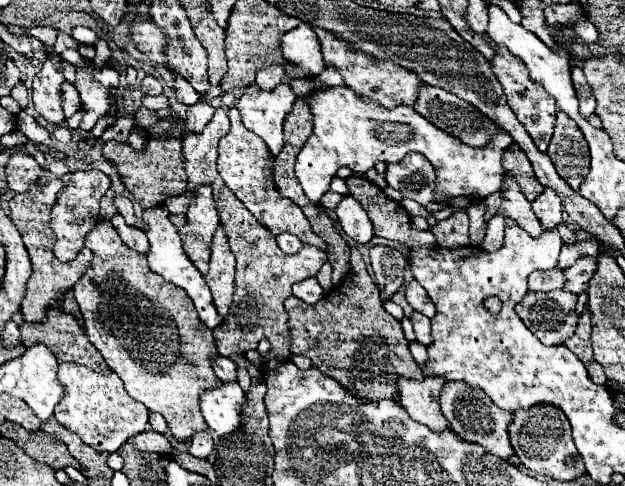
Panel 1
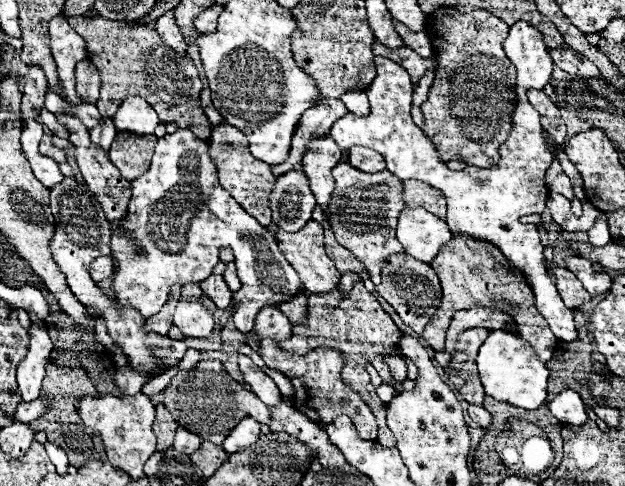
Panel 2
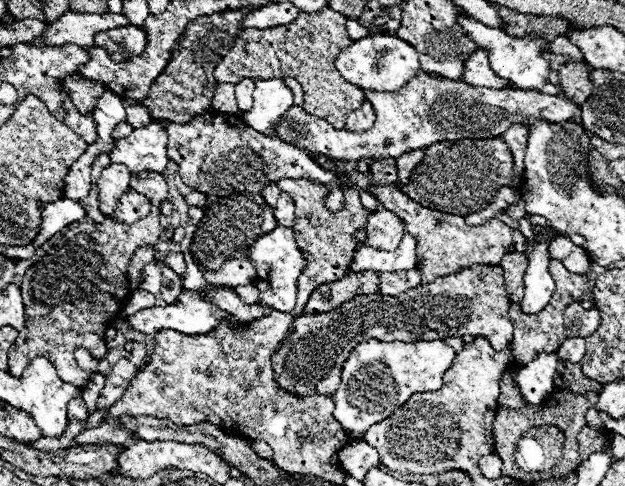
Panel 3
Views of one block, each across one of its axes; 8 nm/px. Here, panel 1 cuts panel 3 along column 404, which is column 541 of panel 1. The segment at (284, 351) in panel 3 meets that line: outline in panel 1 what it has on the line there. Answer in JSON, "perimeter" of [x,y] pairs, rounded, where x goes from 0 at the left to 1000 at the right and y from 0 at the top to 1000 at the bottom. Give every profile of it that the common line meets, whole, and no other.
{"perimeter":[[[906,597],[845,601],[835,621],[826,626],[826,646],[867,708],[896,712],[922,679],[922,626],[925,609]]]}

